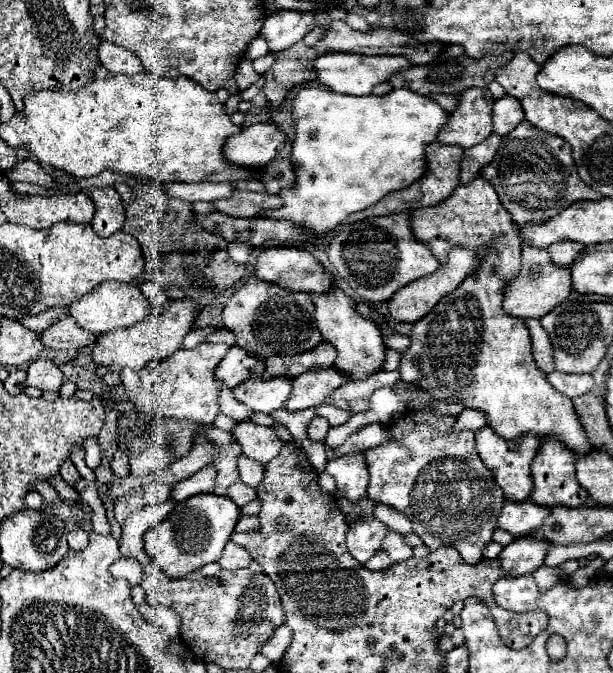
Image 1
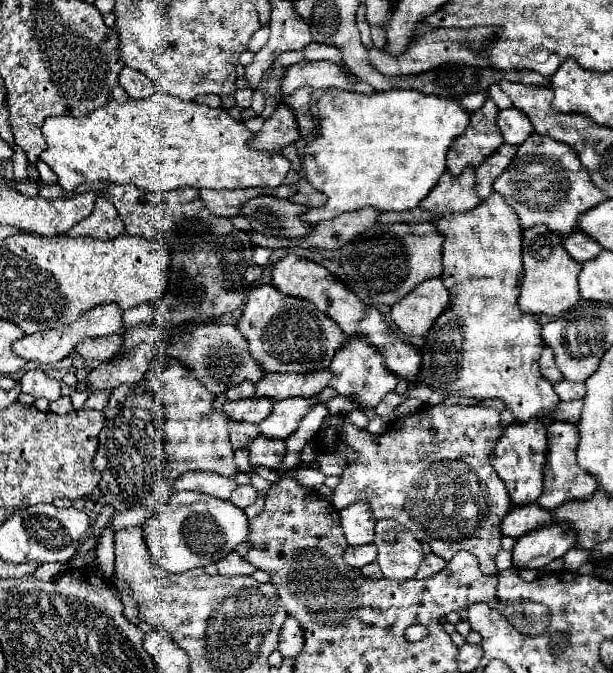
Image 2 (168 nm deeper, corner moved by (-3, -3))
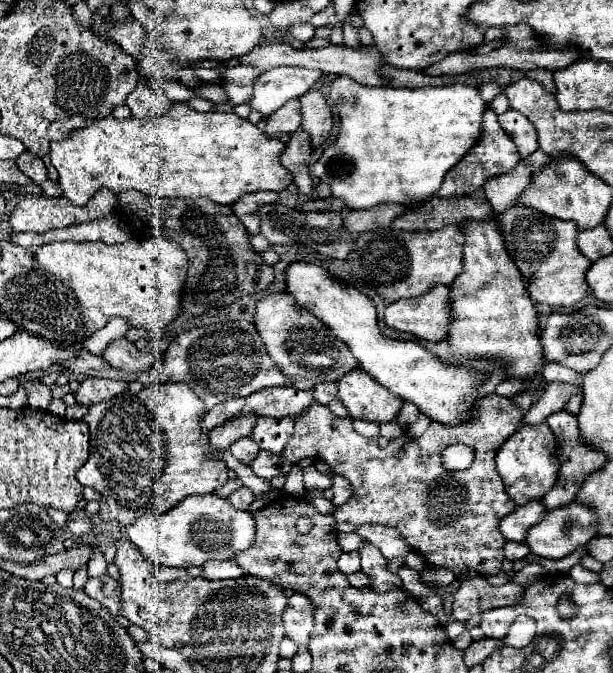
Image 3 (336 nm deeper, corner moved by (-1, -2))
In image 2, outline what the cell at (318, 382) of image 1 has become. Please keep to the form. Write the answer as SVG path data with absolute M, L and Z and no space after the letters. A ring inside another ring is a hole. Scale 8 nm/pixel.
M283 399L275 401L271 415L259 423L261 435L271 439L285 439L301 425L303 417L313 407L313 399Z

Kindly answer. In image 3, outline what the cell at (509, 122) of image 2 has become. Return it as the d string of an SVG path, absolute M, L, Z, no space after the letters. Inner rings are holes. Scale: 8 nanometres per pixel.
M507 110L505 114L499 116L501 128L511 136L511 140L517 144L517 150L523 158L533 154L539 144L537 144L537 132L533 124L517 110Z

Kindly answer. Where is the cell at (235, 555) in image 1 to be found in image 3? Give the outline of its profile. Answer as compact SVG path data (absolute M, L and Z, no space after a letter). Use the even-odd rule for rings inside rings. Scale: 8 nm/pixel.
M209 560L201 568L203 568L201 576L209 578L209 580L227 580L227 578L241 578L243 576L243 570L233 560L225 560L225 562Z

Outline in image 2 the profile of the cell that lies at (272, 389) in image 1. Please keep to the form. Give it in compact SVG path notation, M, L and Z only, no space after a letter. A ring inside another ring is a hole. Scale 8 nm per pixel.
M235 399L235 401L225 401L223 411L229 415L229 419L235 421L251 421L251 423L261 423L273 407L273 399Z

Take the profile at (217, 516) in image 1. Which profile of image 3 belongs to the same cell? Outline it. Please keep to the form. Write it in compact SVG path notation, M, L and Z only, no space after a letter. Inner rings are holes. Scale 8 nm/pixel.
M199 494L181 500L169 514L139 516L127 534L139 552L153 564L189 568L201 566L207 560L229 560L237 552L247 550L255 538L255 522L251 512L237 510L227 498L215 494Z

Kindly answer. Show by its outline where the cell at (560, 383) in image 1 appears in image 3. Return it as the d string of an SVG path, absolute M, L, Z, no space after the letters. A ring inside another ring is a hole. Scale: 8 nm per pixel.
M551 382L543 386L541 396L531 404L531 408L525 414L525 422L531 426L543 424L545 418L553 412L561 412L567 404L567 400L577 392L577 386L571 384L561 384L561 382Z

